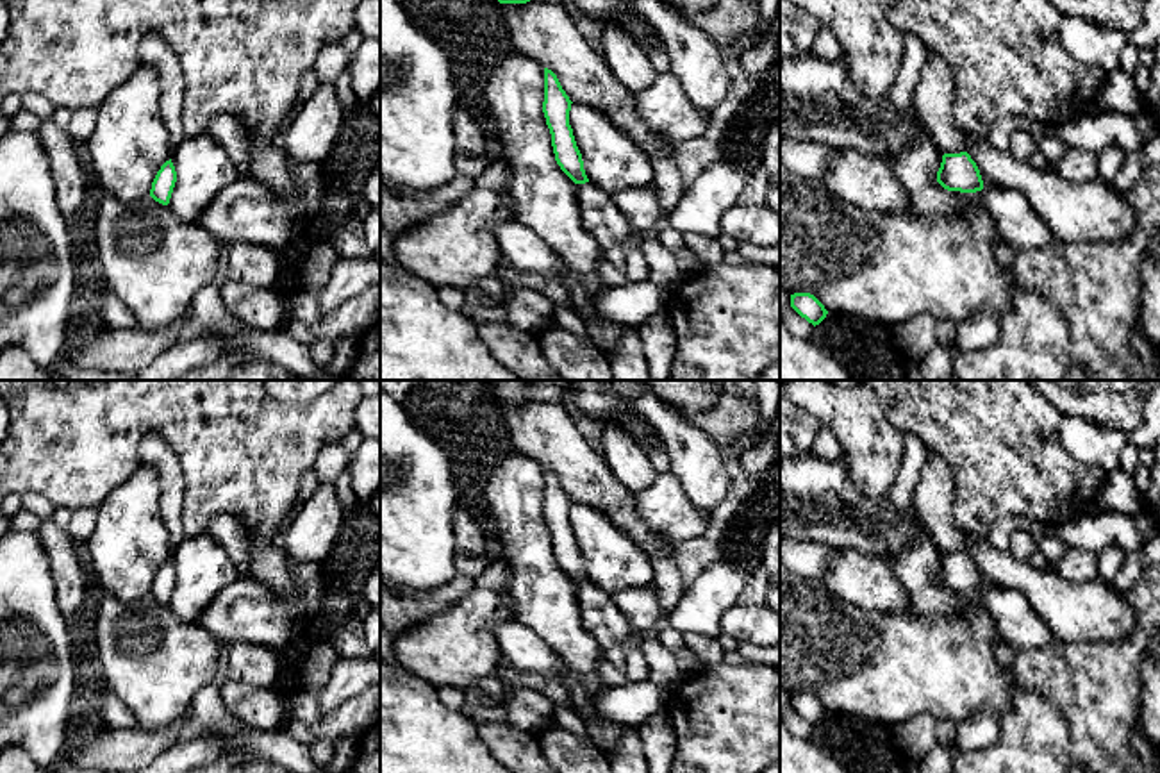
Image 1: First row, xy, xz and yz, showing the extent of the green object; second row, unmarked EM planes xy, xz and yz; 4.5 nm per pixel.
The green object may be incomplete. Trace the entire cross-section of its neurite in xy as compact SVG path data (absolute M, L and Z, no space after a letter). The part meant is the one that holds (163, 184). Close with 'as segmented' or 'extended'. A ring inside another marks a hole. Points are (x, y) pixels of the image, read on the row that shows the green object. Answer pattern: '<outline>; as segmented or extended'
M170 159L157 171L157 175L152 182L150 196L159 204L168 205L173 187L175 187L175 182L177 182L177 171Z; as segmented

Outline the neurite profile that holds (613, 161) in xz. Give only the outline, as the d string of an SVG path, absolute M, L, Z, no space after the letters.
M573 102L569 125L582 154L589 184L616 196L623 189L642 187L653 182L650 157L607 112Z

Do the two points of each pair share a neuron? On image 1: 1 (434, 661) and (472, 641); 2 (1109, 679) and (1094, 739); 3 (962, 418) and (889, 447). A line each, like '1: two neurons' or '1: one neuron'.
1: one neuron
2: one neuron
3: two neurons

